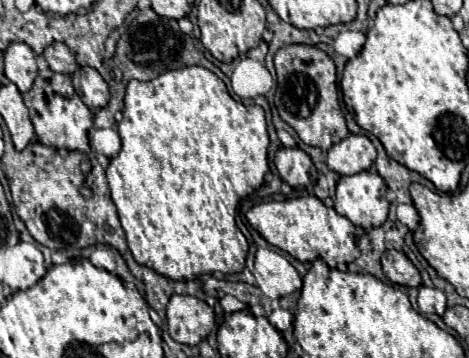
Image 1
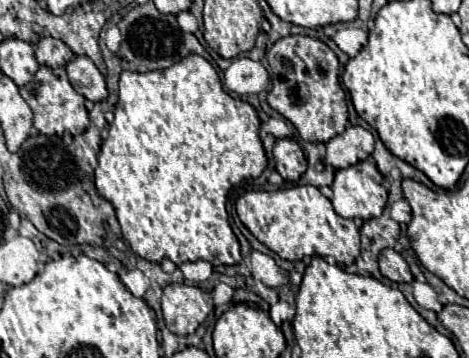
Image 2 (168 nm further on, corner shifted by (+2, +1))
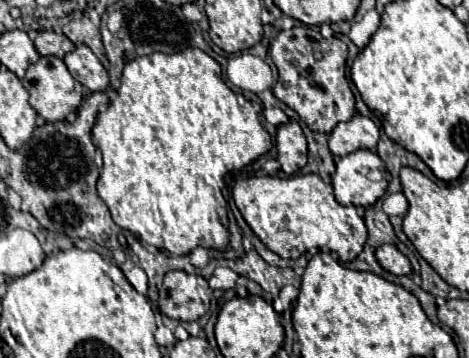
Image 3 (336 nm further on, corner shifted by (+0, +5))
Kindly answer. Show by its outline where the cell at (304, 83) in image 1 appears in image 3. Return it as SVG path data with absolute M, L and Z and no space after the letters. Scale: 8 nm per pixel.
M294 25L288 31L280 31L278 37L270 45L270 57L278 69L278 81L272 87L274 97L286 103L290 109L294 109L298 117L316 133L330 133L340 121L348 121L356 113L354 95L346 79L346 55L348 55L348 47L340 39L336 37L324 39L320 31L308 25Z

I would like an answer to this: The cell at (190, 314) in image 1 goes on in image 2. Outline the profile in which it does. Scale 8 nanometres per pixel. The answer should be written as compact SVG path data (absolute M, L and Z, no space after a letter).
M170 283L162 293L166 327L176 335L190 335L210 313L208 297L200 287Z

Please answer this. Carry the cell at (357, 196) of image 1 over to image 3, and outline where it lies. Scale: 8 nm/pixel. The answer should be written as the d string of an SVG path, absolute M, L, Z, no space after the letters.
M354 151L336 159L332 187L336 201L354 207L372 207L388 187L382 159L372 151Z

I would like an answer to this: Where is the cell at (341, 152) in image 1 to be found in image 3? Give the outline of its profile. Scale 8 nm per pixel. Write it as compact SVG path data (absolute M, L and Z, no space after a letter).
M356 113L350 121L338 123L332 129L328 137L328 145L334 157L344 157L358 149L376 151L378 137L380 137L380 131L376 123L370 117L362 117Z

